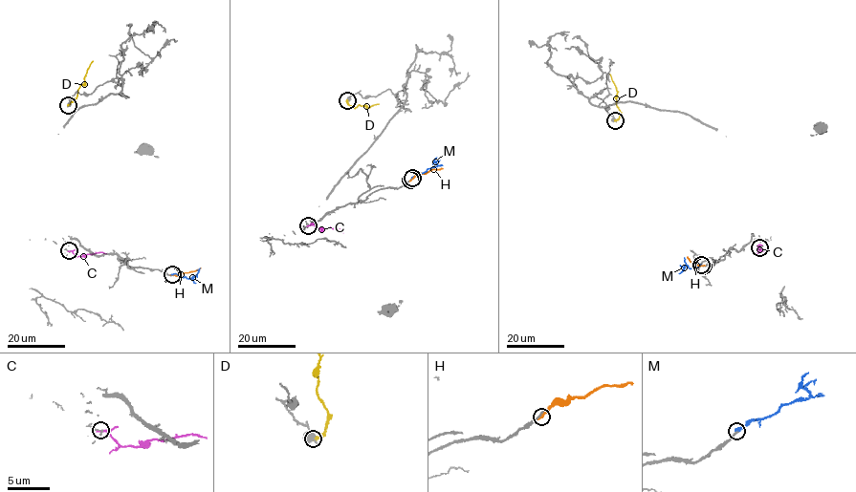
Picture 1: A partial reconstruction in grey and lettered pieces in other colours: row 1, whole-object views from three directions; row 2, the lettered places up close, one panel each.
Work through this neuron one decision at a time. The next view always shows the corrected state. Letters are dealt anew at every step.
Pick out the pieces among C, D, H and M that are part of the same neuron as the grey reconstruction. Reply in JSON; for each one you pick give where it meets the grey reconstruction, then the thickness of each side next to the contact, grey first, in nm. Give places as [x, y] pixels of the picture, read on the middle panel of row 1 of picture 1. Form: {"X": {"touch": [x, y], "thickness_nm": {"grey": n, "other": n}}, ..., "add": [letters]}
{"M": {"touch": [412, 178], "thickness_nm": {"grey": 200, "other": 360}}, "add": ["M"]}

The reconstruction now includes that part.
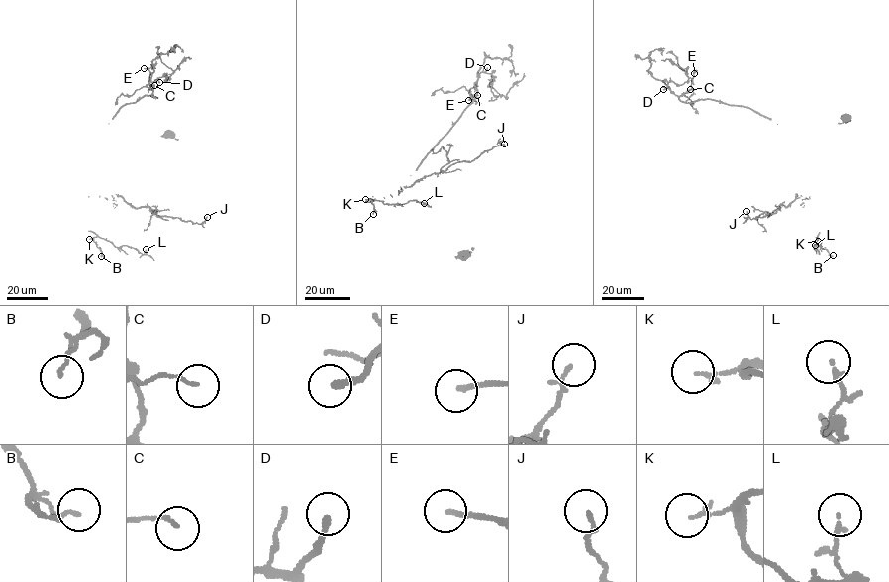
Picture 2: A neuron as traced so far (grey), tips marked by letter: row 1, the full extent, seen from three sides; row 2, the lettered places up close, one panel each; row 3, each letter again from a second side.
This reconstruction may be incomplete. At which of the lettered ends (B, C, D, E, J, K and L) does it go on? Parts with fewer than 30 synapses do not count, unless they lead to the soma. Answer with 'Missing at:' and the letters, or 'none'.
Missing at: none

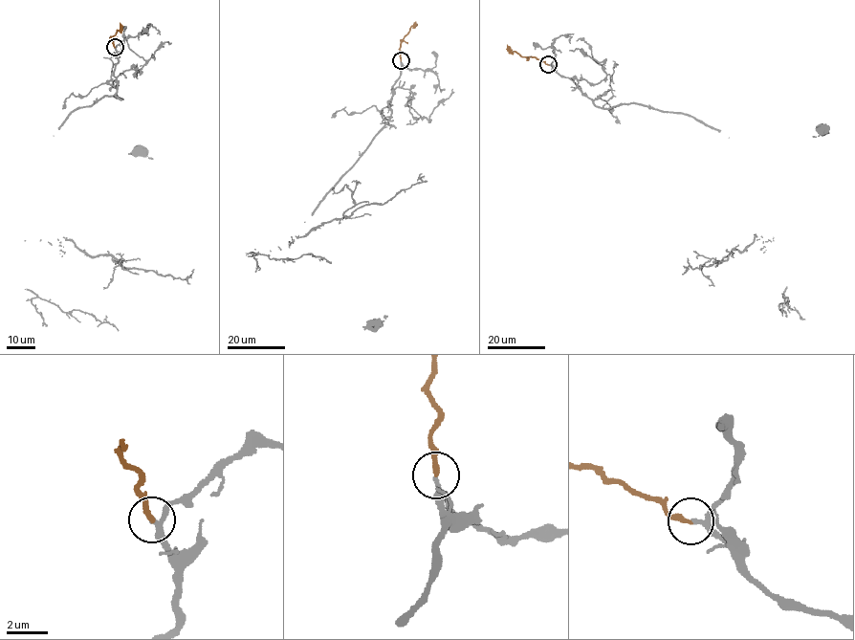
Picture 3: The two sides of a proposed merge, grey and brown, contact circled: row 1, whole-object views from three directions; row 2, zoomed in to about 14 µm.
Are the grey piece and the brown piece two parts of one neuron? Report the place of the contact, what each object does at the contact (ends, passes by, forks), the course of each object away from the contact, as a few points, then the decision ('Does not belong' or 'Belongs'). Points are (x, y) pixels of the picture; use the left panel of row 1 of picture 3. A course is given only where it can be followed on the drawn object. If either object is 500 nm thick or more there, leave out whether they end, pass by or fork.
Place: (115, 47). At the ring grey passes by. At the ring brown ends. Course of grey: (115, 47), (120, 99), (105, 96), (74, 110), (54, 136), (63, 237), (91, 256), (189, 276), (189, 284). Course of brown: (115, 47), (110, 36), (119, 30), (120, 23). Belongs

